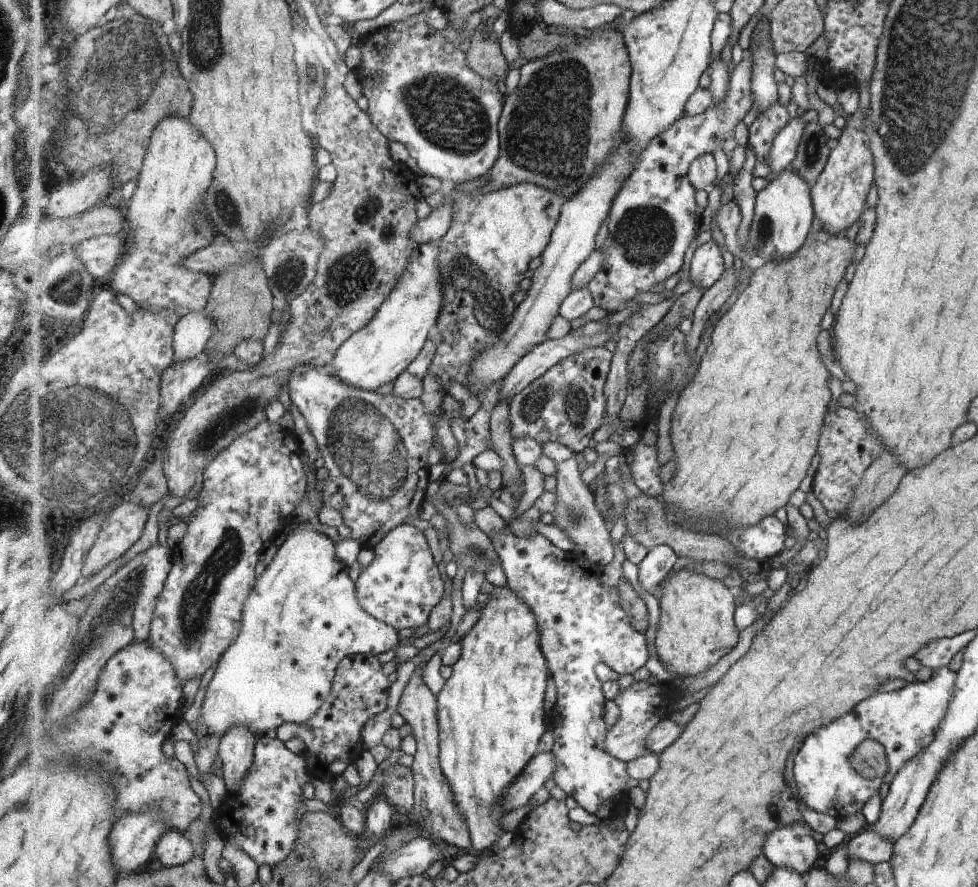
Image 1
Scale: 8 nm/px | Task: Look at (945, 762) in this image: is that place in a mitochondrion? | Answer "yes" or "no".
no

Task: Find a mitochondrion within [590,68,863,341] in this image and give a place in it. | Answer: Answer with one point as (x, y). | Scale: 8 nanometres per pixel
(643, 236)

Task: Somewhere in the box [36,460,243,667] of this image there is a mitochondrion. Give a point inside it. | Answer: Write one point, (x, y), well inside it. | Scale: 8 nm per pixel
(56, 505)

